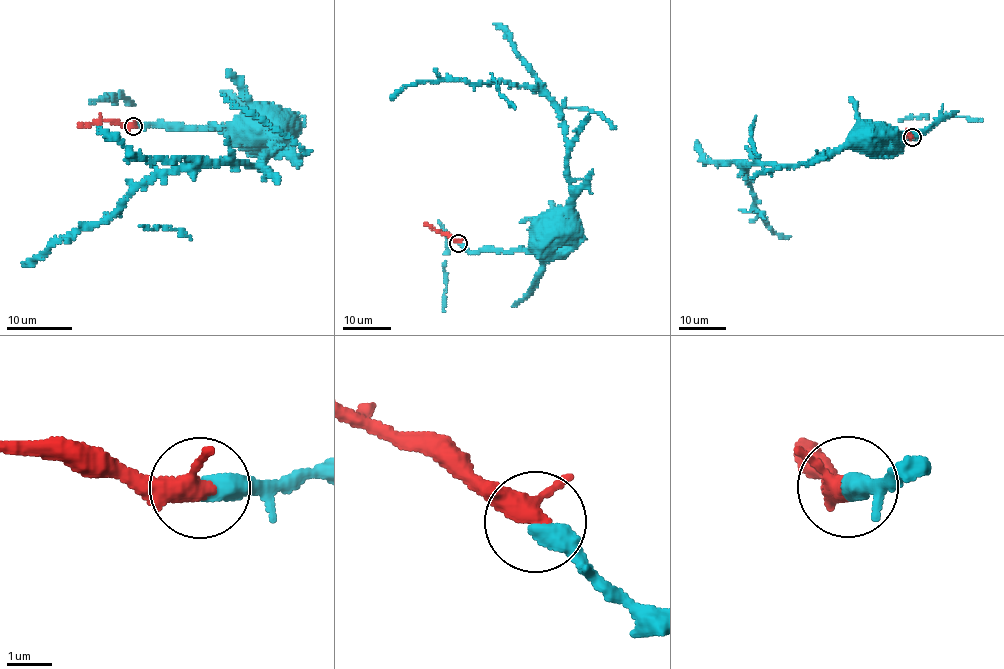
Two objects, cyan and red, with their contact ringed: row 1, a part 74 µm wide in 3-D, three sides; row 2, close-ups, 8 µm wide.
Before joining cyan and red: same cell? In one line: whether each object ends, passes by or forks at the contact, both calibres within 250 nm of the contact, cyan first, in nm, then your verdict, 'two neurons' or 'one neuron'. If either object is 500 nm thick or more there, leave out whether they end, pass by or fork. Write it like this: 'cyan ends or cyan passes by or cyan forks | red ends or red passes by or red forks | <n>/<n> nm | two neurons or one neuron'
cyan ends | red passes by | 480/360 nm | one neuron

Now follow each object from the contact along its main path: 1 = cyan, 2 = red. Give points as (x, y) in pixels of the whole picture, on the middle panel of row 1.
1: (458, 243), (470, 252), (524, 250), (539, 243), (545, 236), (551, 236), (567, 222)
2: (458, 242), (424, 223)

